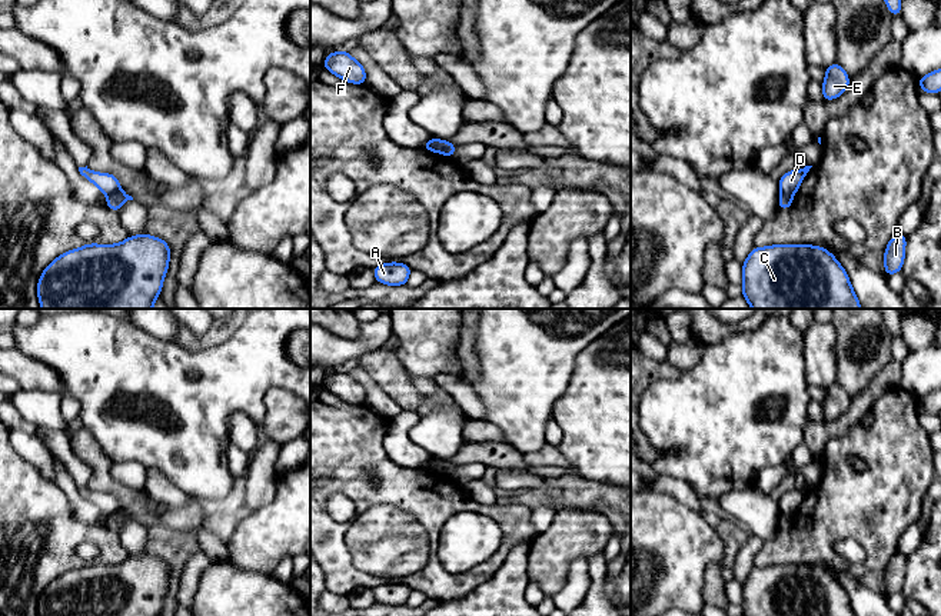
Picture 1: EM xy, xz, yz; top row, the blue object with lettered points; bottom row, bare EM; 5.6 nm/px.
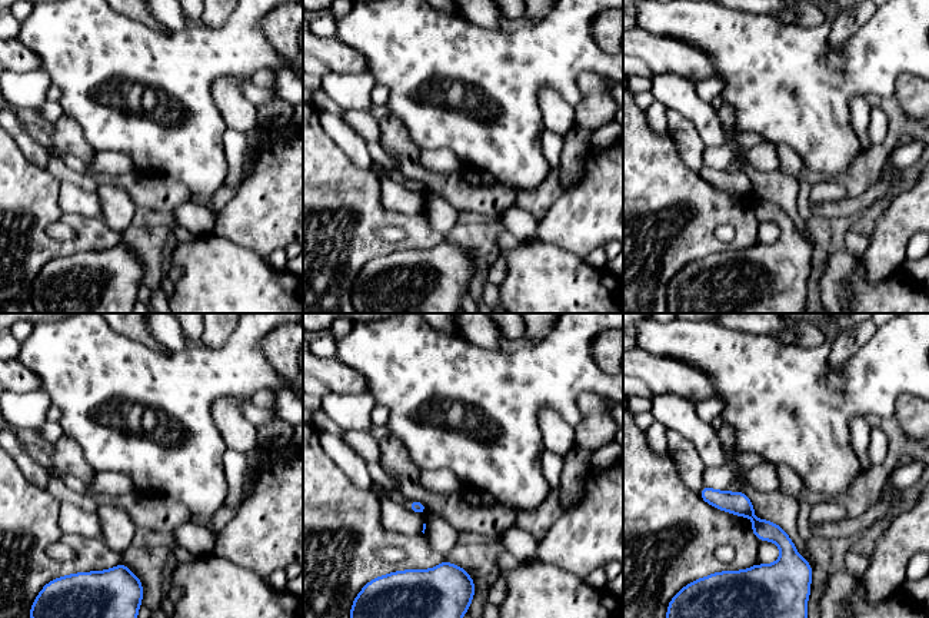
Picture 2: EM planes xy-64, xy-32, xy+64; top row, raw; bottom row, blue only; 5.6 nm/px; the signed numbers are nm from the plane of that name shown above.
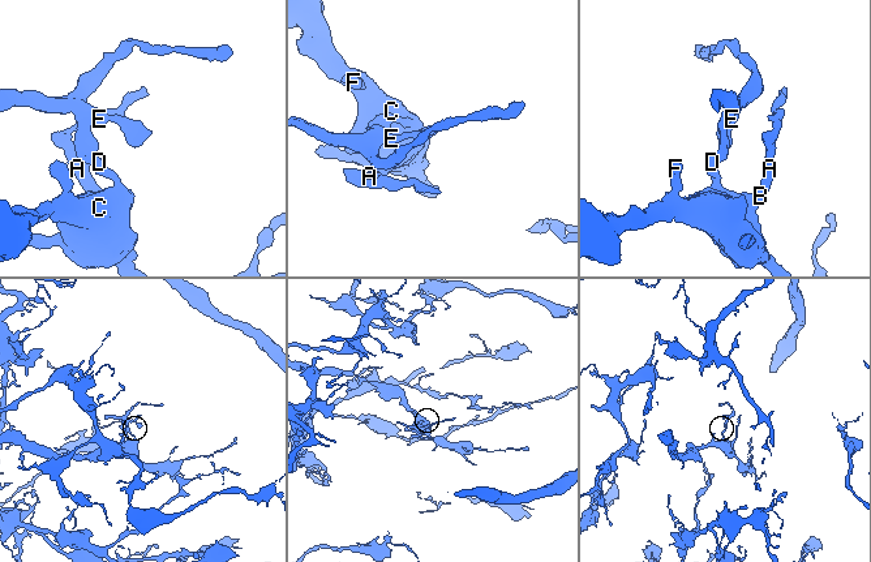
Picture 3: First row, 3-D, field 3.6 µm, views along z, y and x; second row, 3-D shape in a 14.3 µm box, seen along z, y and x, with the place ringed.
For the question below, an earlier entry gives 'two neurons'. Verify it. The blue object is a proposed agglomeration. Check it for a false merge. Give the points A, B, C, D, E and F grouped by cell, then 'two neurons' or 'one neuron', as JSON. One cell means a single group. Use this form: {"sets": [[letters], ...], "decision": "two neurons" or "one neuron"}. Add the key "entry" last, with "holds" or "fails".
{"sets": [["A", "B", "C", "F"], ["D", "E"]], "decision": "two neurons", "entry": "holds"}

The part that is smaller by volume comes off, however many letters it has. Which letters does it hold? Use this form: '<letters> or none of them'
D, E

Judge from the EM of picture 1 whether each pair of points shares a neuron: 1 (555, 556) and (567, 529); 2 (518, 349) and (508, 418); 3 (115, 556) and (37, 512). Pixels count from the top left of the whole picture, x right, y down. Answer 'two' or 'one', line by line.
1: one
2: one
3: one

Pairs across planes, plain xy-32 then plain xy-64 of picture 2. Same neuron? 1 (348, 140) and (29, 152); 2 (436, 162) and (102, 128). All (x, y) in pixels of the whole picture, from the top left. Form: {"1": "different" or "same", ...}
{"1": "same", "2": "different"}

